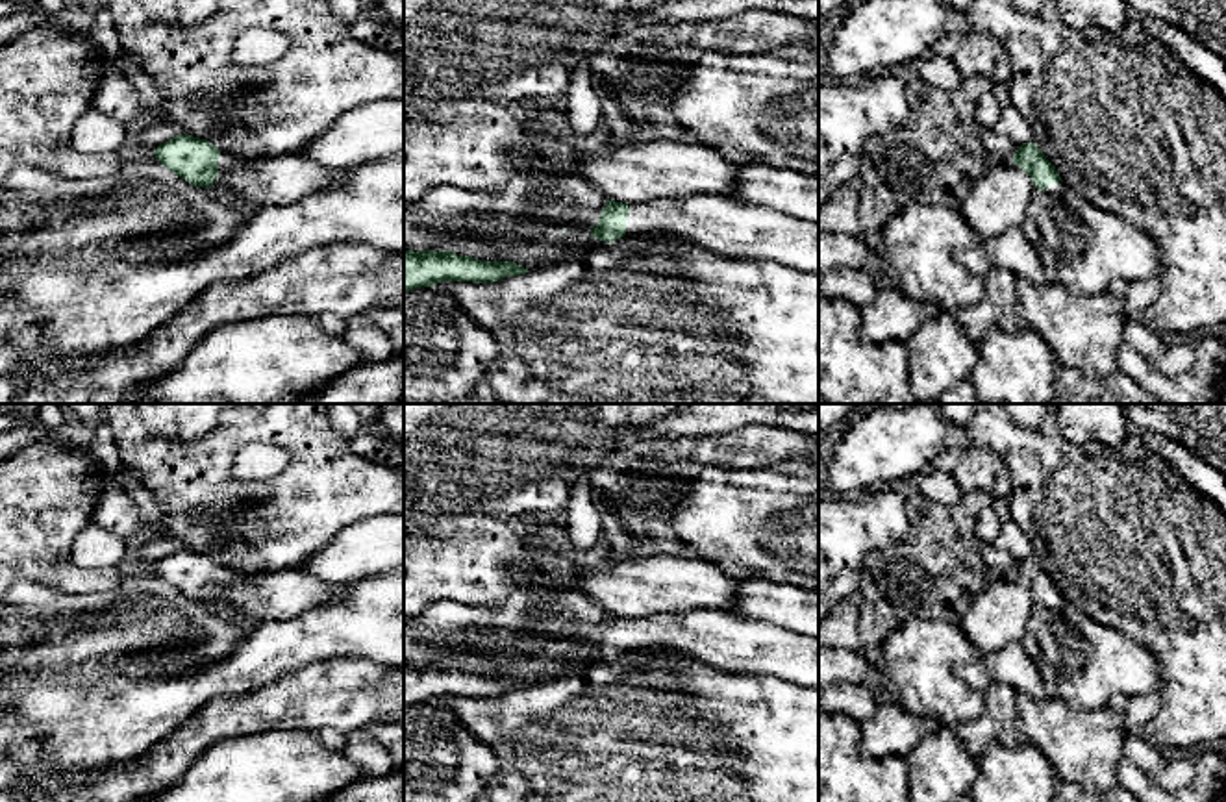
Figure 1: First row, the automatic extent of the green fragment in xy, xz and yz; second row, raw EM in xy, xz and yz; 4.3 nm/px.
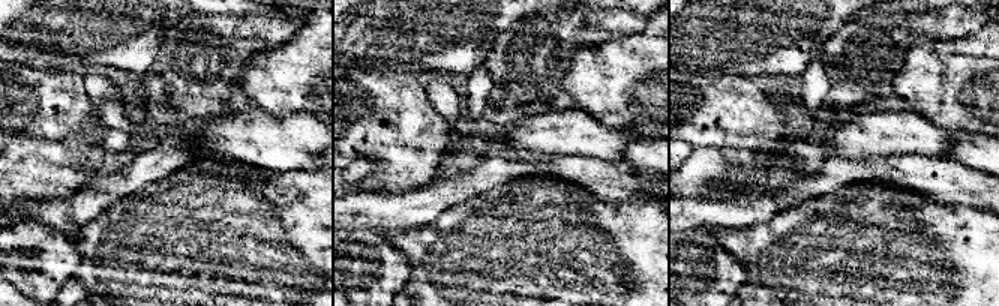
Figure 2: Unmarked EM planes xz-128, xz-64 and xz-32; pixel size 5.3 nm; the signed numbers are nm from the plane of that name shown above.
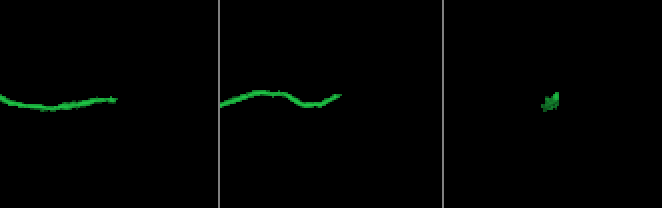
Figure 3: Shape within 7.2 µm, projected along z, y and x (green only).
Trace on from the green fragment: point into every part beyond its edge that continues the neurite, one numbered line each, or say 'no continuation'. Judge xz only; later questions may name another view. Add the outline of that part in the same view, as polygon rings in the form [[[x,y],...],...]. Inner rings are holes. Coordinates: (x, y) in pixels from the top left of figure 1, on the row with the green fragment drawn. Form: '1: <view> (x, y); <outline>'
1: xz (717, 223); [[[689,194],[632,204],[626,235],[670,235],[720,256],[772,259],[819,274],[819,224],[726,194]]]

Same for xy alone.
1: xy (278, 180); [[[220,152],[215,183],[259,207],[269,207],[296,204],[322,189],[332,189],[352,170],[330,170],[294,154],[246,159]]]

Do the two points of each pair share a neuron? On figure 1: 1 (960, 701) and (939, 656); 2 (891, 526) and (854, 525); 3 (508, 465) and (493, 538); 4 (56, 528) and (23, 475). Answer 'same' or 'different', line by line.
1: same
2: same
3: different
4: same

